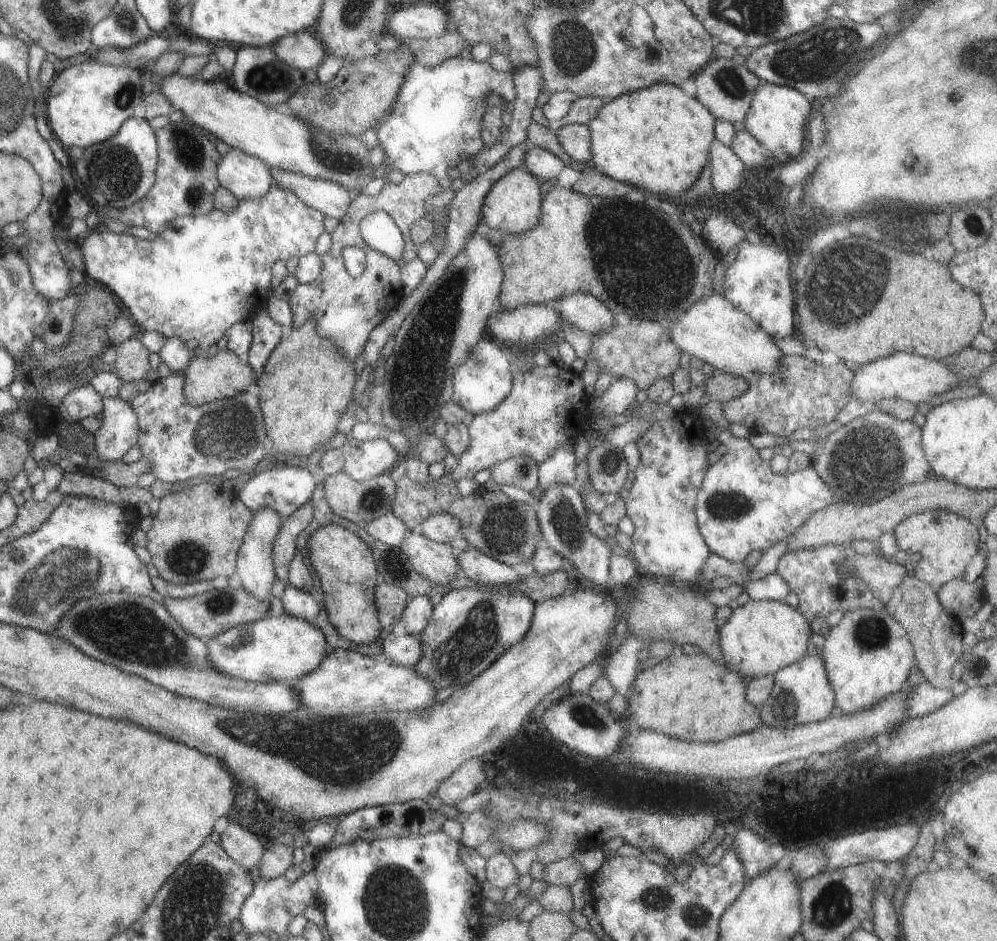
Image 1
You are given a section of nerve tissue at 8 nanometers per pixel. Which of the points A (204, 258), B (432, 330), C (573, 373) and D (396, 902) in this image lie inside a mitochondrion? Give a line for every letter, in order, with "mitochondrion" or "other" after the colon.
A: mitochondrion
B: mitochondrion
C: other
D: mitochondrion

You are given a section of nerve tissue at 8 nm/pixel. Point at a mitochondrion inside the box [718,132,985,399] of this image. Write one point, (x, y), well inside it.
(843, 290)

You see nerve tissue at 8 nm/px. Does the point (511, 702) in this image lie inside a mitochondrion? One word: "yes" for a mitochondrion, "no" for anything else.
no

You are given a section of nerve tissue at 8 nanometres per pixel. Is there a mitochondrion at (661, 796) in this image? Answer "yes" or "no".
no

